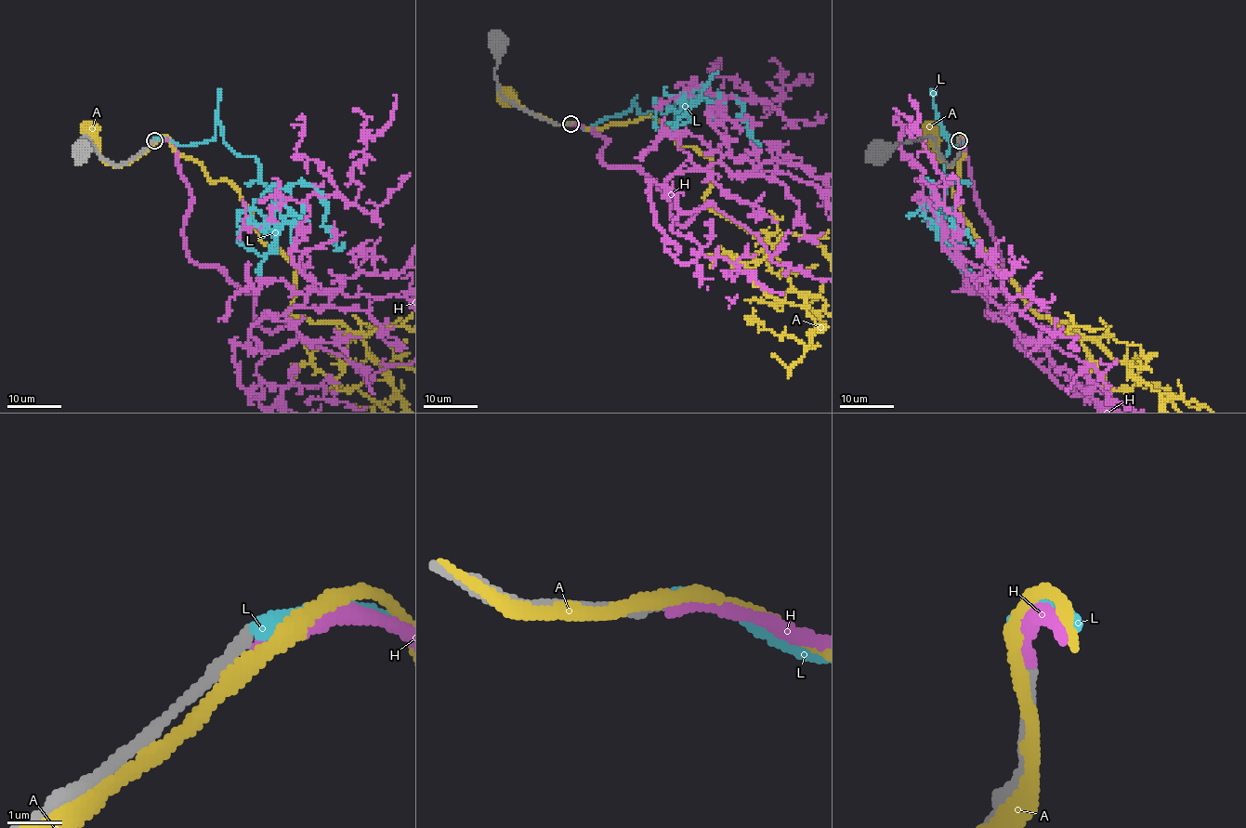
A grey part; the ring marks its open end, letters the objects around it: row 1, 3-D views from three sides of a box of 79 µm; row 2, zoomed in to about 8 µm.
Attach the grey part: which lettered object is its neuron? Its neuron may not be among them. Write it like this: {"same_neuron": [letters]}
{"same_neuron": []}

